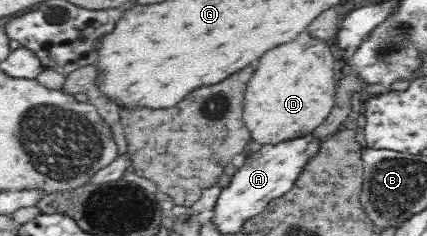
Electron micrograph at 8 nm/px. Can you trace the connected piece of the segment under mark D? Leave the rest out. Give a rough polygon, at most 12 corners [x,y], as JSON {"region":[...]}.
{"region":[[330,43],[265,53],[243,123],[257,145],[311,135],[333,109]]}

